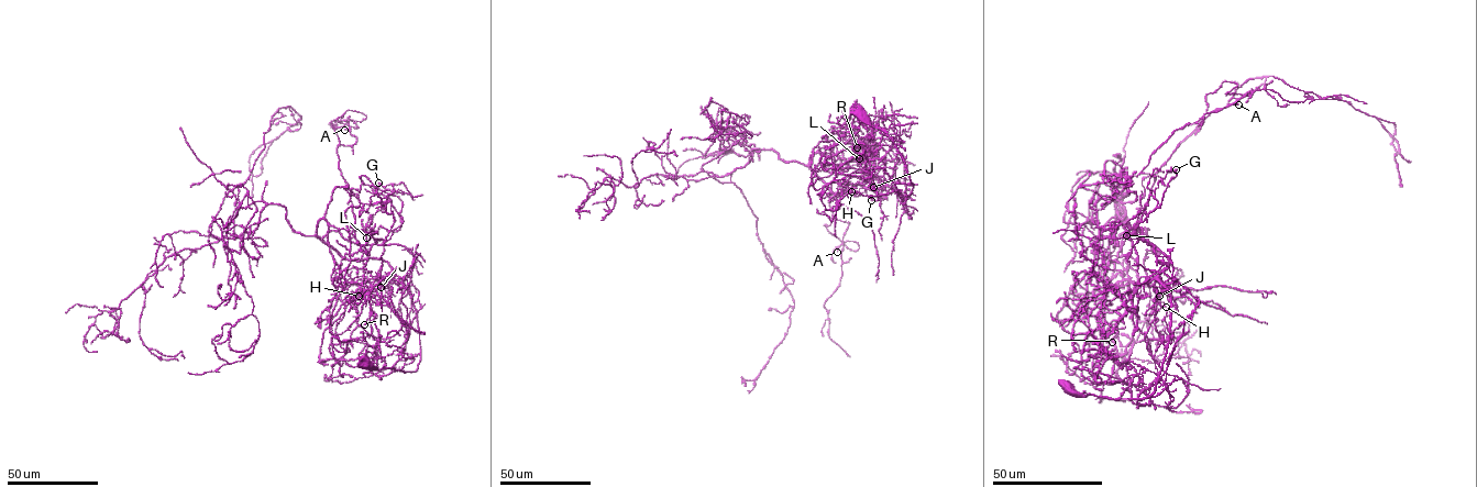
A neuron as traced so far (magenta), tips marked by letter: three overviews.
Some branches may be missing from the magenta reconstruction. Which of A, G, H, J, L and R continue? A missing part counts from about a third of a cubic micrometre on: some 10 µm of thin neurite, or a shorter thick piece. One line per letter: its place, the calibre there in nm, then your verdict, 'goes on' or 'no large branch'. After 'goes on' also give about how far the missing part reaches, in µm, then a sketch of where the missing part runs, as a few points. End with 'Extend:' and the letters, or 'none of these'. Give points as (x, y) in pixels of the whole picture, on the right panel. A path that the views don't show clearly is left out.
A: (1238, 104) | 360 nm | no large branch
G: (1176, 169) | 380 nm | no large branch
H: (1166, 307) | 240 nm | no large branch
J: (1159, 296) | 150 nm | no large branch
L: (1126, 235) | 280 nm | no large branch
R: (1112, 342) | 360 nm | no large branch
Extend: none of these

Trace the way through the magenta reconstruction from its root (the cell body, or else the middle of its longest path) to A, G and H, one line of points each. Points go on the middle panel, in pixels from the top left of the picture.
A: (857, 111), (913, 186), (835, 194), (809, 166), (819, 148), (840, 159), (829, 207), (849, 223), (837, 252)
G: (857, 111), (913, 185), (894, 191), (901, 201), (904, 184), (875, 179), (883, 167), (895, 189), (871, 200)
H: (857, 111), (892, 141), (913, 186), (908, 196), (899, 196), (883, 177), (871, 176), (848, 185), (851, 191)

